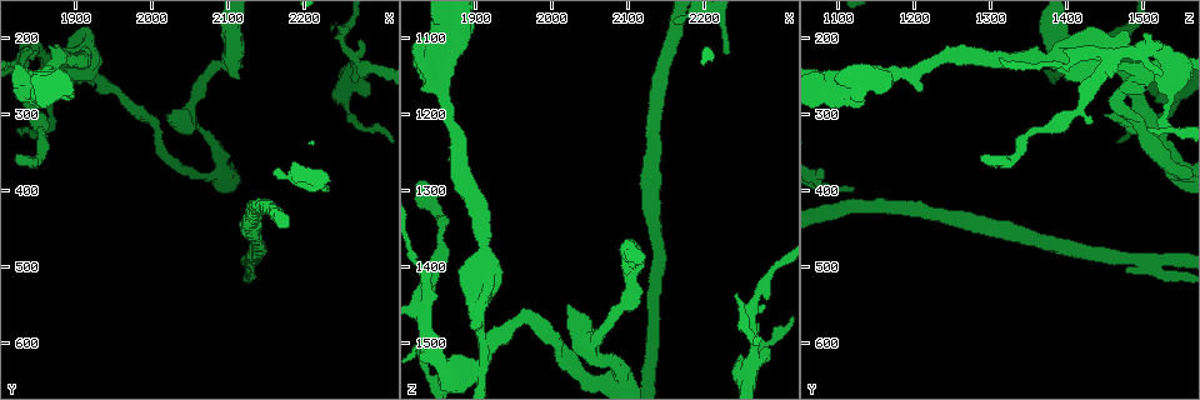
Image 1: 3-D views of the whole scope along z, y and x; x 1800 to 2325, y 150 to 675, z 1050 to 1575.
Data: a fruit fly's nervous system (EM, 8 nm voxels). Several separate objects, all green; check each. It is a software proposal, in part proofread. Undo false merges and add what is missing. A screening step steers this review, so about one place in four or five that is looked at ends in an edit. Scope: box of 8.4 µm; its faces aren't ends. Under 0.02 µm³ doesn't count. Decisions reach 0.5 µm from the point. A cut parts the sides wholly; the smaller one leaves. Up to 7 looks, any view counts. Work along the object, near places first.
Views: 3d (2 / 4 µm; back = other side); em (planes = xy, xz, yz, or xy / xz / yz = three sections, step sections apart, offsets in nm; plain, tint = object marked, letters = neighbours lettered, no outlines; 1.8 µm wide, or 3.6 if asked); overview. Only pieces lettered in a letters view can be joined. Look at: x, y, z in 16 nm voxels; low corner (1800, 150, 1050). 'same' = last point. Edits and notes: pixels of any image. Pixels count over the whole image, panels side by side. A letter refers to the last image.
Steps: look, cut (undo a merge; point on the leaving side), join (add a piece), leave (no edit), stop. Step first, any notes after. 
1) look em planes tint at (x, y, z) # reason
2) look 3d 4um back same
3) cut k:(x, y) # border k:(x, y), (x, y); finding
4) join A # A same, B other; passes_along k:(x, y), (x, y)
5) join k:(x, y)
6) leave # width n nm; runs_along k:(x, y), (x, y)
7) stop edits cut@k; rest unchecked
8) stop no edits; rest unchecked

look 3d 4um at (2020, 305, 1450) # free end

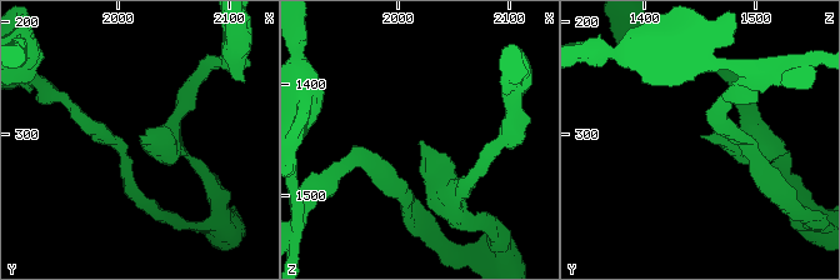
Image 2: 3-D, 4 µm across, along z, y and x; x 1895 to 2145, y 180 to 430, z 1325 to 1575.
look em 3.6um xy step 8 tint at (2022, 302, 1450)

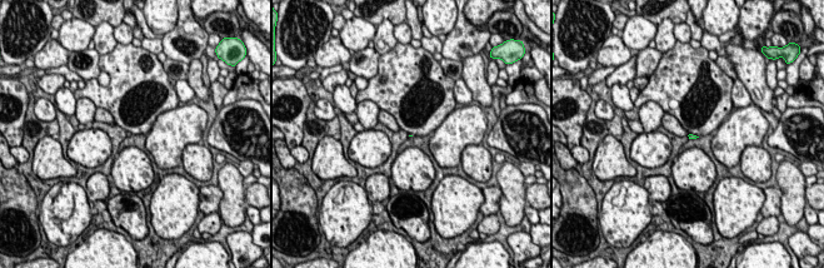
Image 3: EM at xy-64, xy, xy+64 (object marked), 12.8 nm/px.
look em 3.6um planes letters same

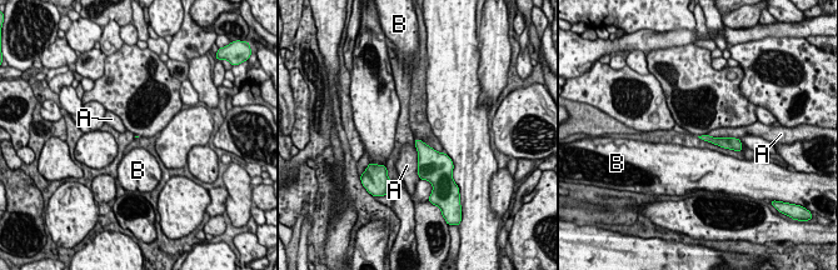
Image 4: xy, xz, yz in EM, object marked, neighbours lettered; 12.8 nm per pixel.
leave # A other, B other; no lettered piece goes on from it

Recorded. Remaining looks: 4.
look 3d 4um at (2125, 495, 1530) # calibre changes

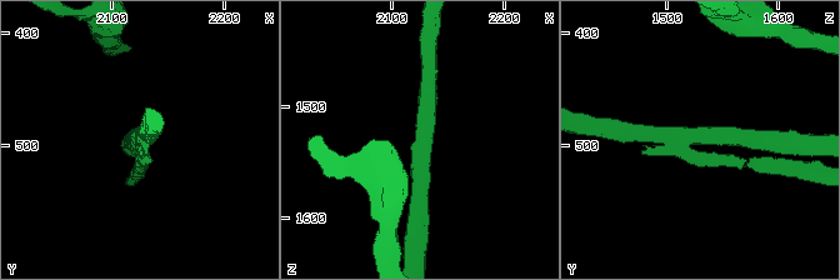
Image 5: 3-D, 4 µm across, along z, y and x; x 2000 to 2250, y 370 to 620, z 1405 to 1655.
look em xz step 8 tint at (2130, 494, 1530) # shape alone is not enough

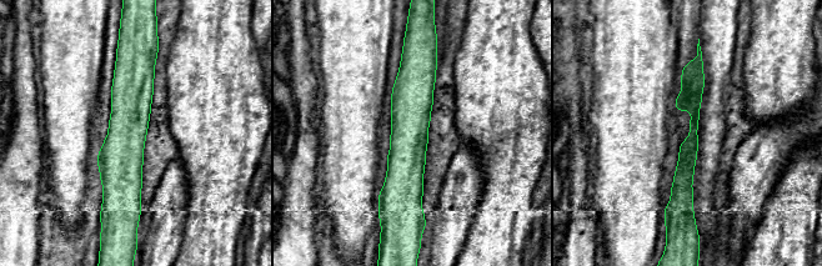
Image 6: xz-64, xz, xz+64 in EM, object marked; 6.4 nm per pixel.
look em planes letters same

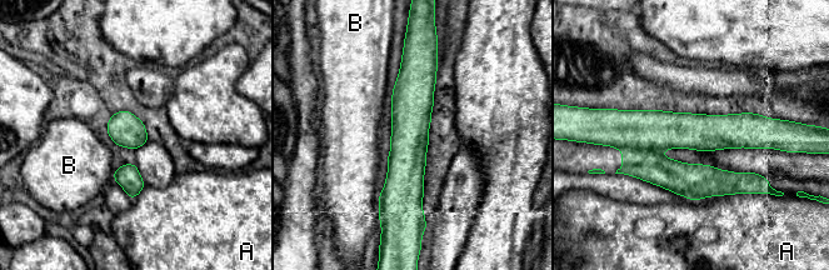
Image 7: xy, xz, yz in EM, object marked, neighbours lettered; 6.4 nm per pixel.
cut 7:(652, 166) # width 220 nm; A other, B other; border 7:(618, 146), (650, 149), (658, 153); a second neuron is stuck on

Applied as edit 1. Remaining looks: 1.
stop edits cut@7; rest unchecked

